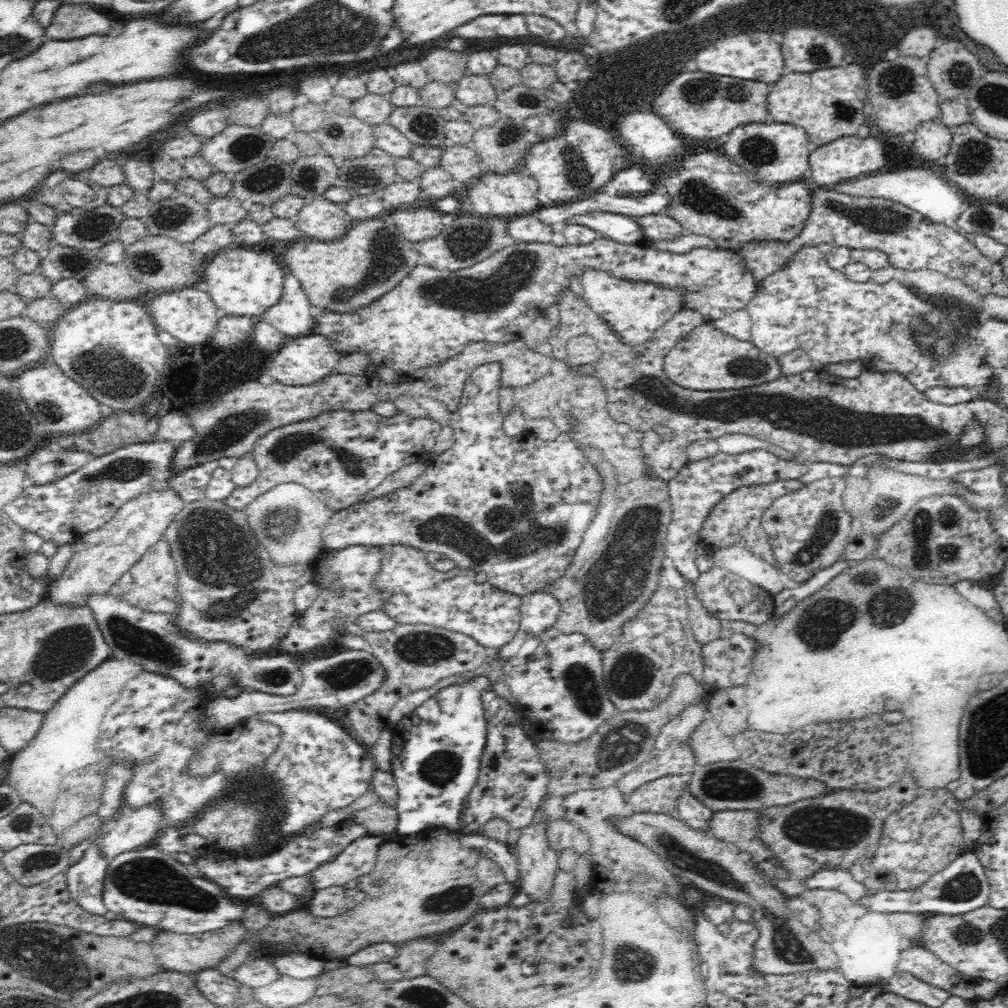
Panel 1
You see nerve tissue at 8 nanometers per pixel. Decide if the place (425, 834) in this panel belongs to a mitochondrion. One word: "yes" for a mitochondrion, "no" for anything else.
no

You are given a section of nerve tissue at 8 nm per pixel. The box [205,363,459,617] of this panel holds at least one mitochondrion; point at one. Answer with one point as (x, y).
(291, 446)

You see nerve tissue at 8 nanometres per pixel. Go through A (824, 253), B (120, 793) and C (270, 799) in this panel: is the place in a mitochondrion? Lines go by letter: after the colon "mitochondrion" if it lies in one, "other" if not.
A: other
B: other
C: other

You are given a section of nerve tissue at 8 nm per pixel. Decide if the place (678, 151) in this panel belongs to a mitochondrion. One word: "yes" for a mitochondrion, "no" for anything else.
no

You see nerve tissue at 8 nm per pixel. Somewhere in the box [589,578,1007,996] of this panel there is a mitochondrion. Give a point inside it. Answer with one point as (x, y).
(785, 947)

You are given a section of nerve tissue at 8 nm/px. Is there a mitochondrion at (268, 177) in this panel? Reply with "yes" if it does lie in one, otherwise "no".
yes

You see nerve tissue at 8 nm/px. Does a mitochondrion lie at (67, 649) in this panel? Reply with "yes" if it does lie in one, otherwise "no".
yes

